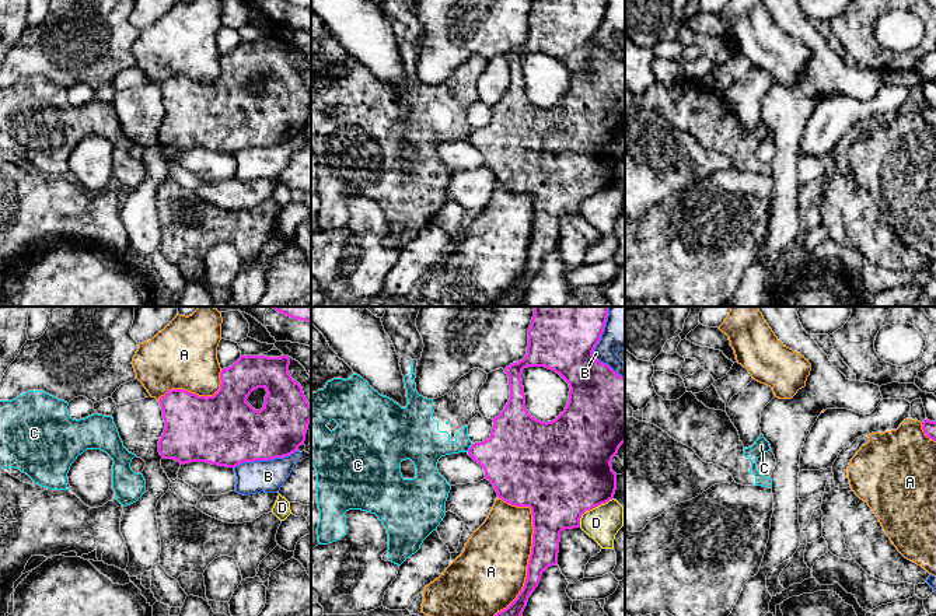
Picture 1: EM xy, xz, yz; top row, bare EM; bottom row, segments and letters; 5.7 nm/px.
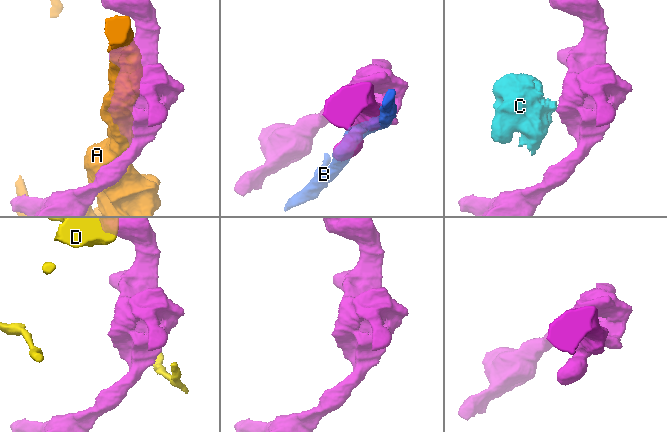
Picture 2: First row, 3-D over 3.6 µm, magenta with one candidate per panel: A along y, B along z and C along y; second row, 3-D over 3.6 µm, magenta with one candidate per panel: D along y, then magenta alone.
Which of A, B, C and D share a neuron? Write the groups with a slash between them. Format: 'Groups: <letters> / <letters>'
Groups: A / B / C / D

